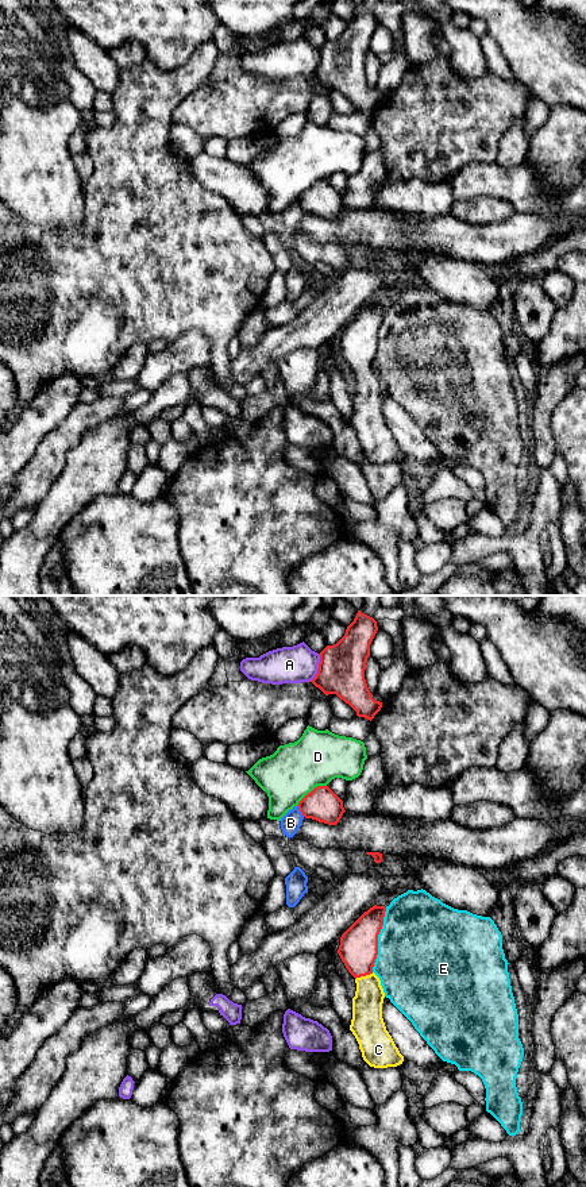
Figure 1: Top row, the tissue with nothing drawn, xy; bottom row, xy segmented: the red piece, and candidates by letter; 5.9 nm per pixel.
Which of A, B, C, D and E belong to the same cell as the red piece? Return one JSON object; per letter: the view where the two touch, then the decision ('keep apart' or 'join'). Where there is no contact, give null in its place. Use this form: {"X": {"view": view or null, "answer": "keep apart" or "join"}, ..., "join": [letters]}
{"A": {"view": "xy", "answer": "keep apart"}, "B": {"view": "xy", "answer": "keep apart"}, "C": {"view": "xy", "answer": "join"}, "D": {"view": "xy", "answer": "keep apart"}, "E": {"view": "xy", "answer": "keep apart"}, "join": ["C"]}

